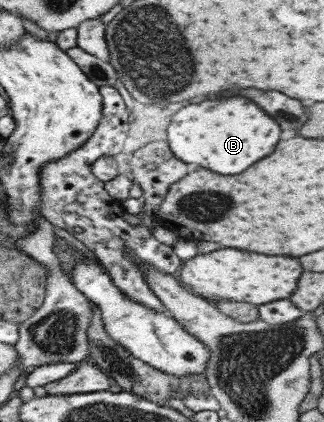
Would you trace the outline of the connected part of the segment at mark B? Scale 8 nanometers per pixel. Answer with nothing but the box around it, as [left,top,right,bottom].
[168,96,280,174]

